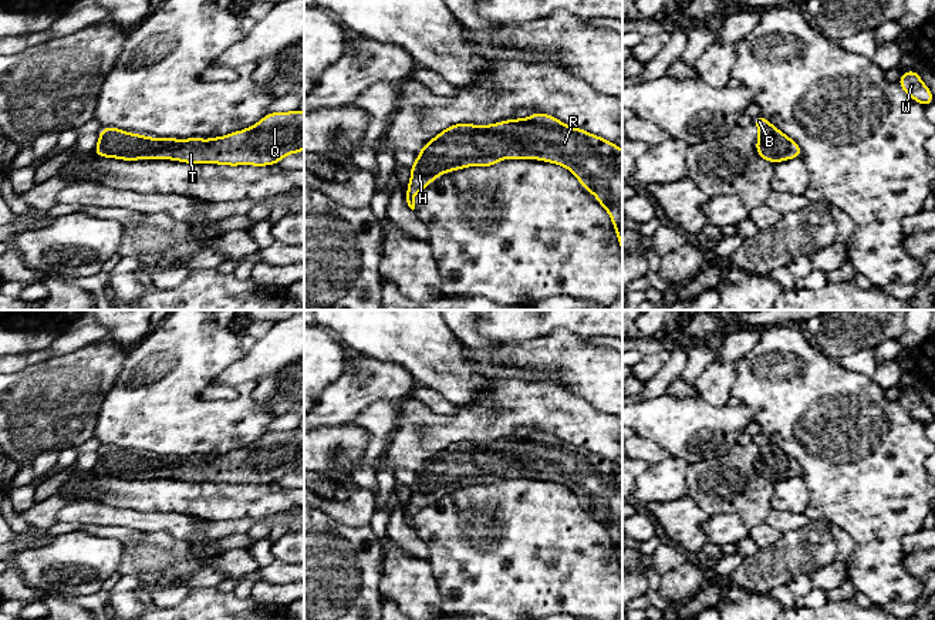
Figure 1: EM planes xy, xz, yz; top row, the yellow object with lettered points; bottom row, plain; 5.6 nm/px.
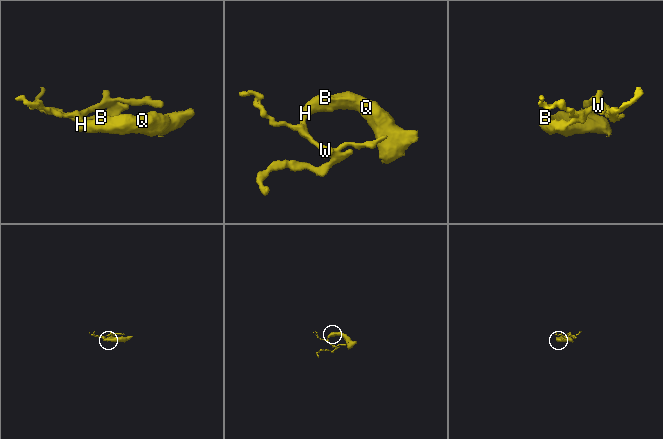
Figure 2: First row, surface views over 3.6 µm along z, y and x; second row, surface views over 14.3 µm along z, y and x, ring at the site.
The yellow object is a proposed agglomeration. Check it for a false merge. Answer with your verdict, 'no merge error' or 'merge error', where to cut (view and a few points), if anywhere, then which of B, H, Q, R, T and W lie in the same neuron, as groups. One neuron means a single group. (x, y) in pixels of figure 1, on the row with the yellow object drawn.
no merge error; cut none; groups B H Q R T W

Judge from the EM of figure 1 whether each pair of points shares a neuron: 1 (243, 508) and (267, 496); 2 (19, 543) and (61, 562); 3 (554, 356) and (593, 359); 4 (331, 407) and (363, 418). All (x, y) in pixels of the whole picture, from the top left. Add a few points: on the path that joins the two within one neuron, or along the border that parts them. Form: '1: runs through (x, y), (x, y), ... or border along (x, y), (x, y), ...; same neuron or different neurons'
1: runs through (249, 504), (262, 501); same neuron
2: border along (54, 538), (47, 543), (22, 549), (14, 556); different neurons
3: runs through (564, 356), (583, 359); same neuron
4: border along (387, 400), (370, 404), (348, 423); different neurons

